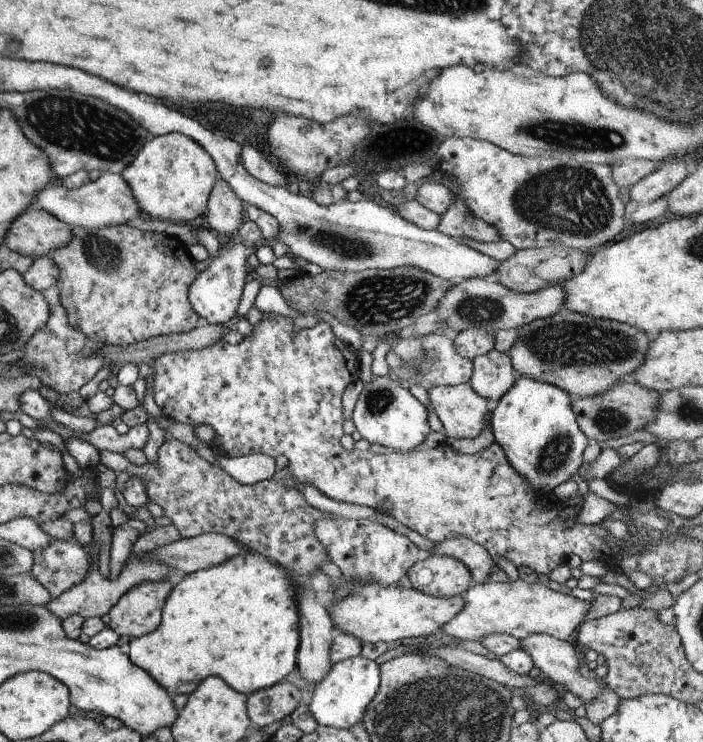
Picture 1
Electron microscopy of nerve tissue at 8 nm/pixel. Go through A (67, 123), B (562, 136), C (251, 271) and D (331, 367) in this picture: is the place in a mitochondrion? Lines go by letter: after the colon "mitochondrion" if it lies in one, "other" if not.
A: mitochondrion
B: mitochondrion
C: other
D: other

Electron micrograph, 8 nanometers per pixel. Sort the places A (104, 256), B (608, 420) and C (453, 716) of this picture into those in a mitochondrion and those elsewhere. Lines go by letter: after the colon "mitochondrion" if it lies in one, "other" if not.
A: mitochondrion
B: mitochondrion
C: mitochondrion

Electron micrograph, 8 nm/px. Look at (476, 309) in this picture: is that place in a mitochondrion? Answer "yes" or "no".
yes

